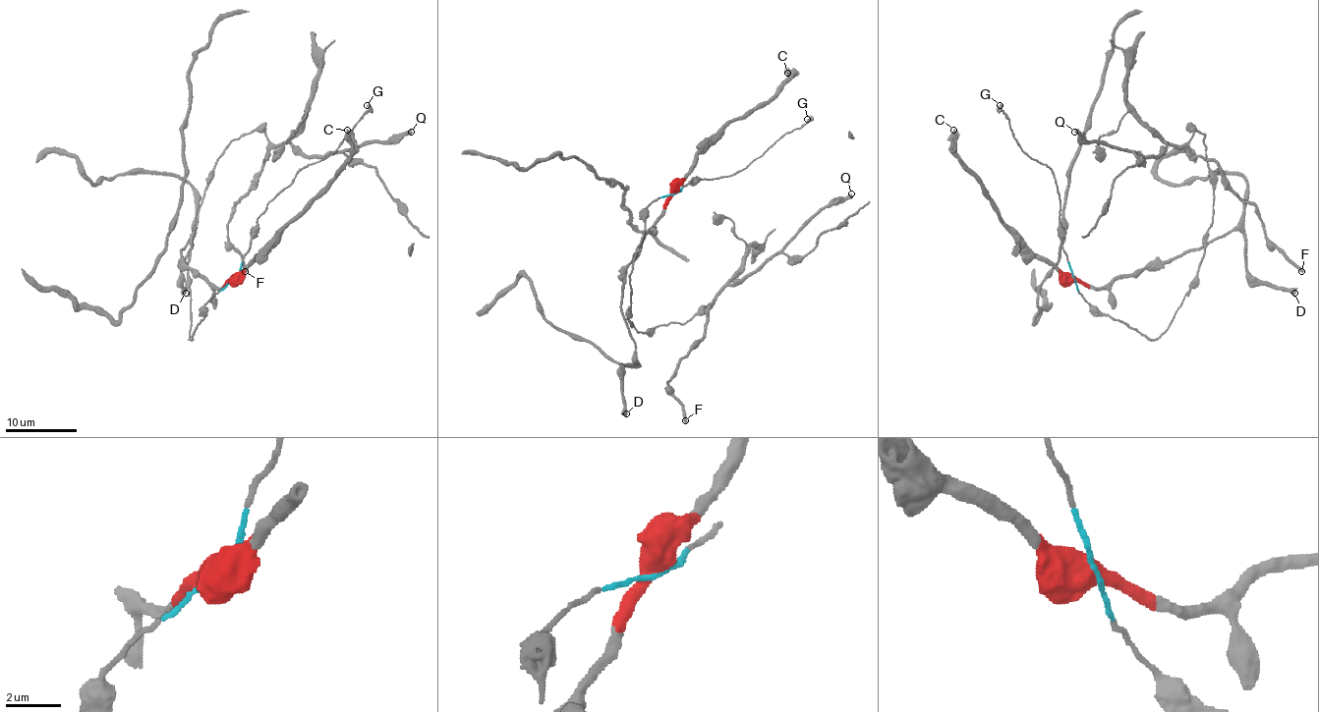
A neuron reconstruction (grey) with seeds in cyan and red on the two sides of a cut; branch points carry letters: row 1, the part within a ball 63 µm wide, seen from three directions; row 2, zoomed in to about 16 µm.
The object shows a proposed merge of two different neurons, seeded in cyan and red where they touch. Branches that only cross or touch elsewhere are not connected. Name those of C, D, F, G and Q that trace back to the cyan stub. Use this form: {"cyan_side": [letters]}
{"cyan_side": ["F", "G", "Q"]}

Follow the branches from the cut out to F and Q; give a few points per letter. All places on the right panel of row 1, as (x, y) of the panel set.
F: (1074, 279), (1151, 340), (1167, 329), (1211, 222), (1195, 131), (1188, 150), (1302, 272)
Q: (1074, 279), (1092, 305), (1156, 340), (1190, 288), (1213, 215), (1204, 136), (1195, 131), (1154, 156), (1074, 131)

